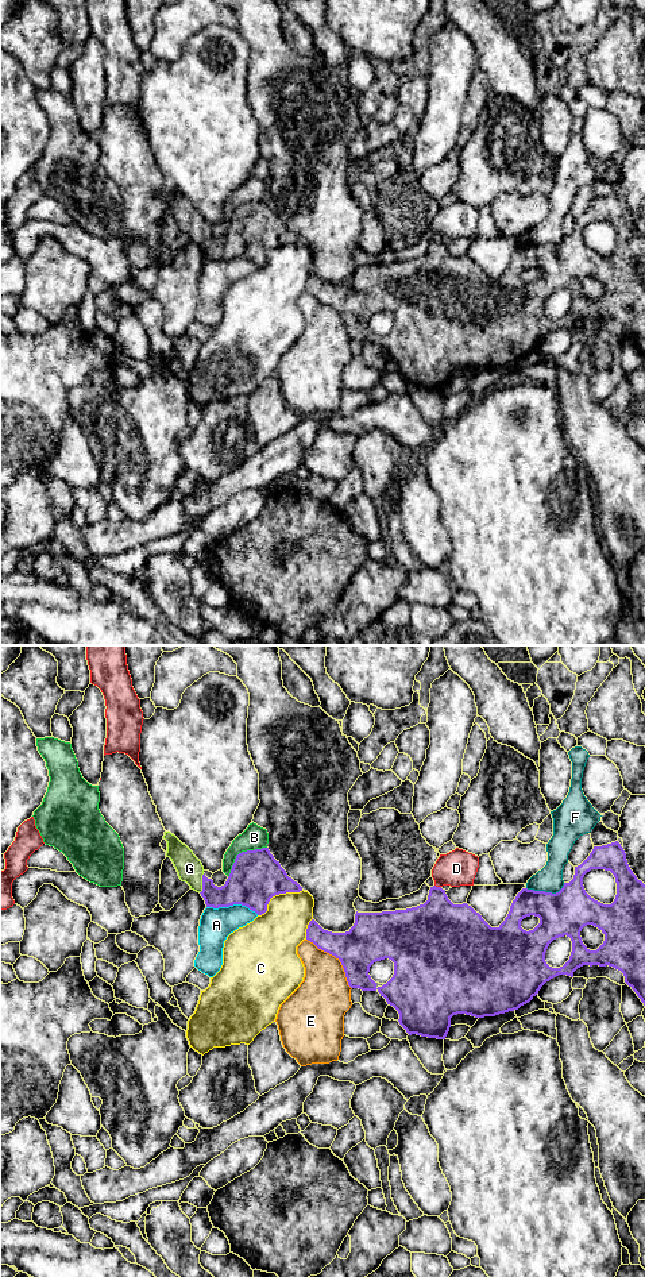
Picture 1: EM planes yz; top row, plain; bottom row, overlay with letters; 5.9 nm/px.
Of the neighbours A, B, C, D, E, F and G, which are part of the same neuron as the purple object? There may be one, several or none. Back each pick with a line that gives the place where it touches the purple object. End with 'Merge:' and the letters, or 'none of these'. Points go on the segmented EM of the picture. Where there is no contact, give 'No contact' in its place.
G: Touches purple at yz (203, 883)
Merge: G

